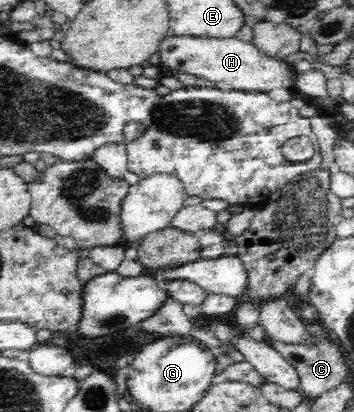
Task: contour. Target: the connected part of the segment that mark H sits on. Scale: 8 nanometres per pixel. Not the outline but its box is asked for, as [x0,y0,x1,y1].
[158,33,296,93]

